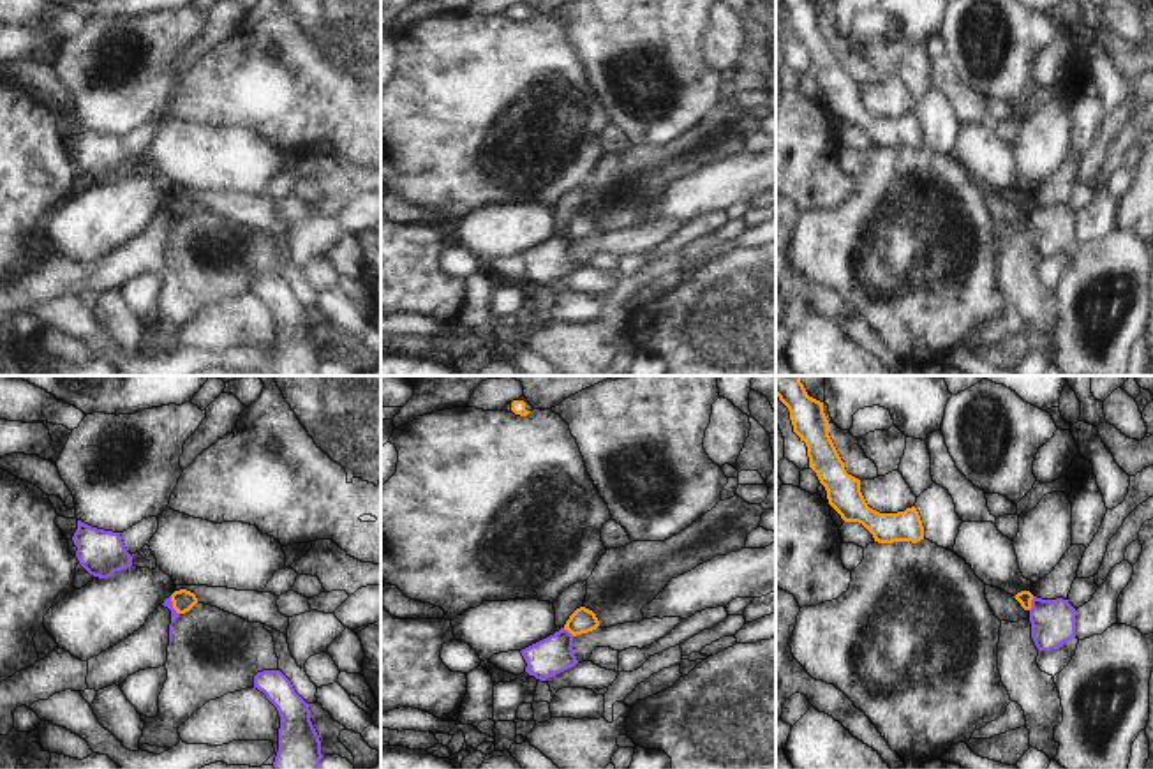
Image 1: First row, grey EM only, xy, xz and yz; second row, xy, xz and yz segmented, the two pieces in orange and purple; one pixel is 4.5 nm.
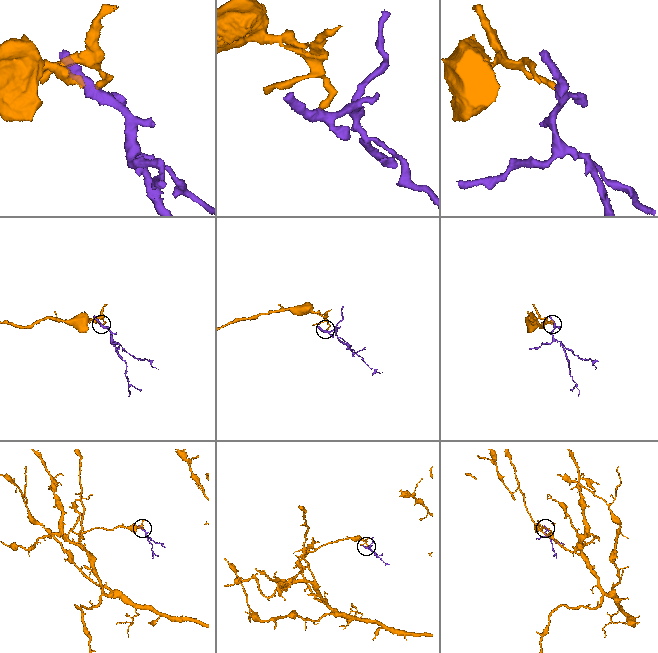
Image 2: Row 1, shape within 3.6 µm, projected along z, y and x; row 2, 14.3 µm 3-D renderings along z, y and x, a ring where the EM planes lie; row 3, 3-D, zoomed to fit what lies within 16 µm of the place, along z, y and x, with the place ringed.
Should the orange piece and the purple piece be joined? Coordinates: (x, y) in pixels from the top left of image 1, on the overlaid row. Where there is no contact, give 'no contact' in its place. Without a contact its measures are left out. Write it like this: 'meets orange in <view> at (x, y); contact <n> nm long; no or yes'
meets orange in xy at (173, 605); contact 100 nm long; no

